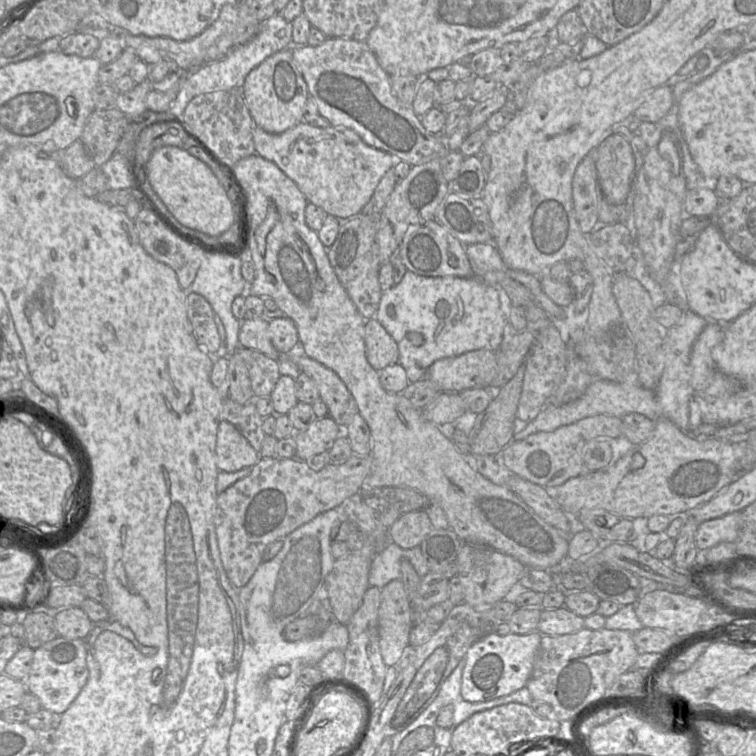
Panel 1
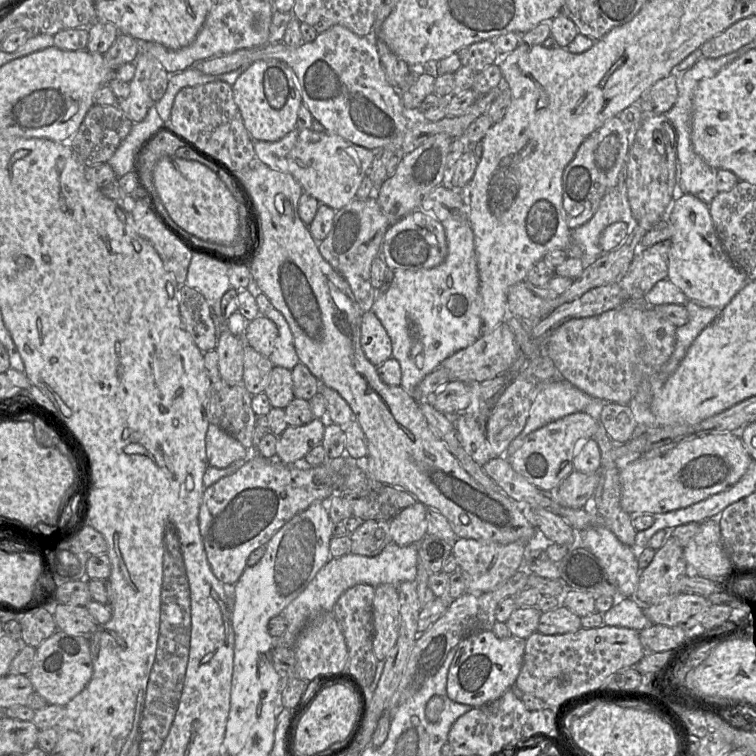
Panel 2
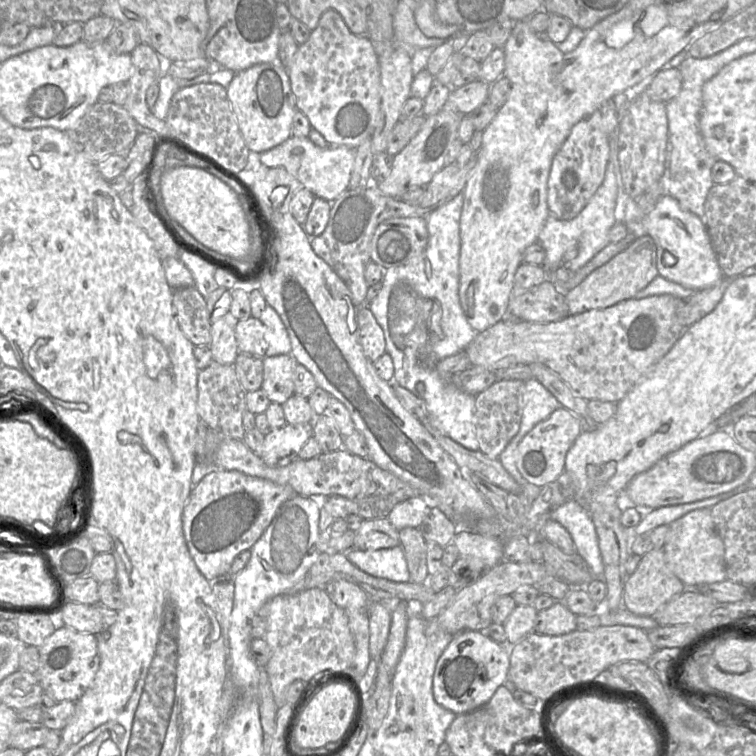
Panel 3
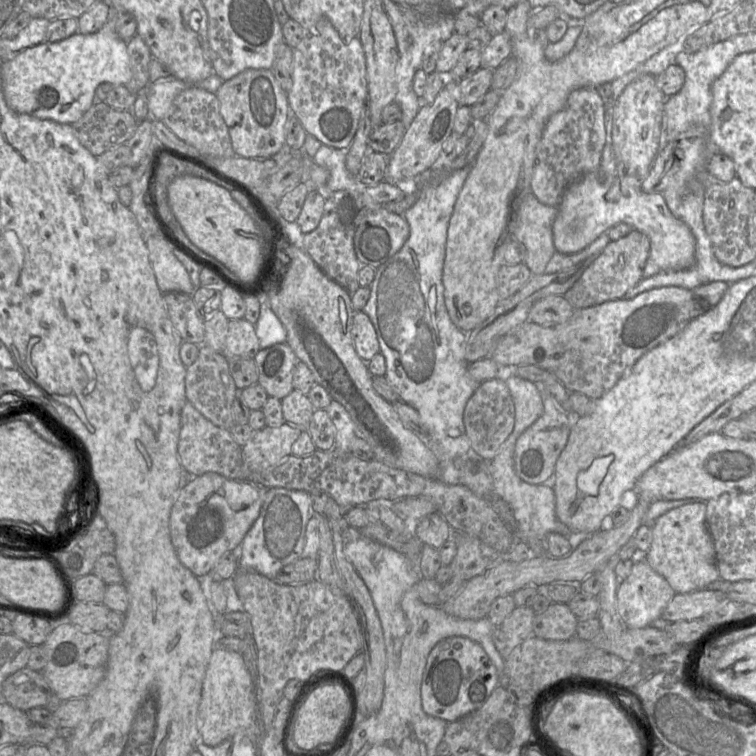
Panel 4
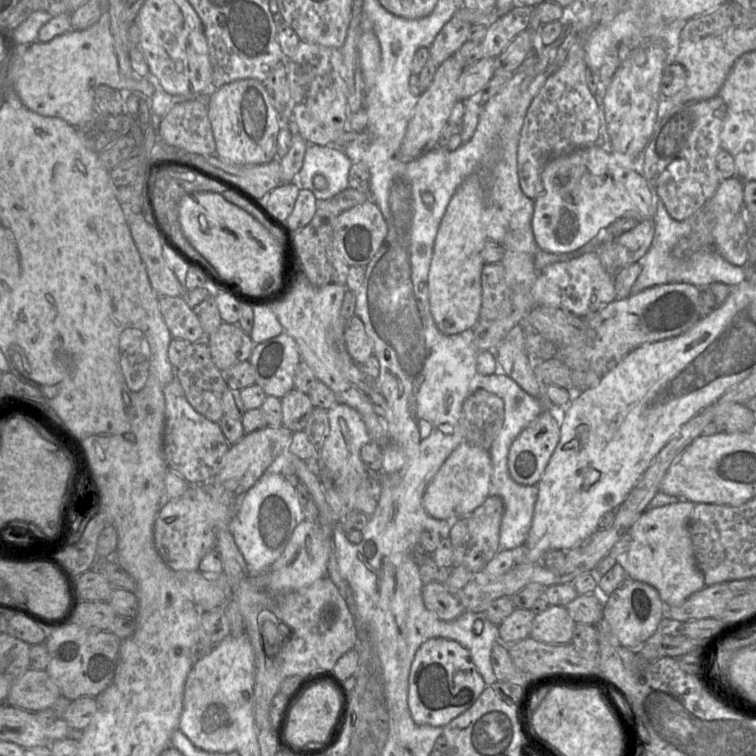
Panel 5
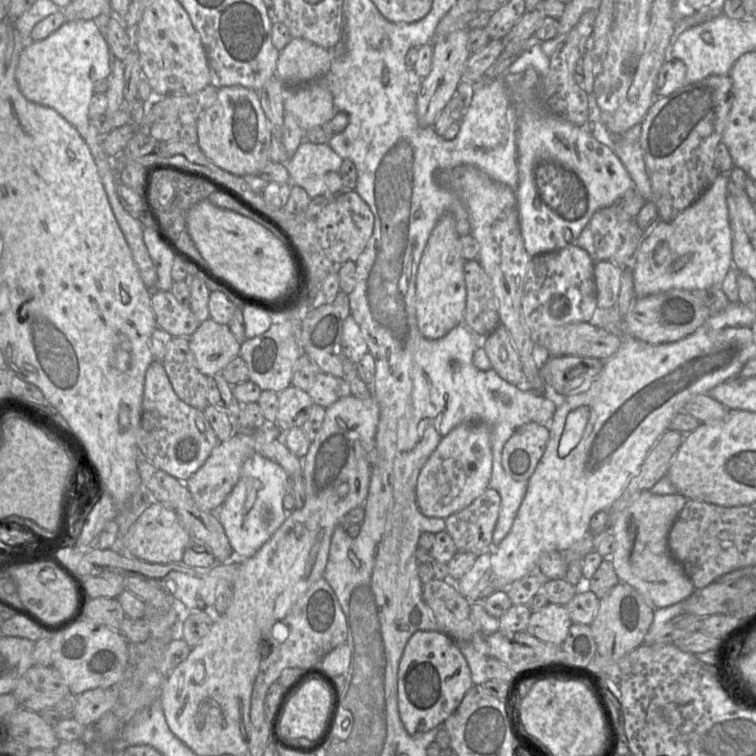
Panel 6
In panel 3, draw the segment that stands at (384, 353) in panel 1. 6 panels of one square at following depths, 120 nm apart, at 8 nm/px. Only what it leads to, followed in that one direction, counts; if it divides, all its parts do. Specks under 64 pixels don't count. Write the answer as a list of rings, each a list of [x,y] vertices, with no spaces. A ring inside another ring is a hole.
[[[360,306],[358,310],[358,340],[372,363],[386,353],[384,332],[368,306]]]

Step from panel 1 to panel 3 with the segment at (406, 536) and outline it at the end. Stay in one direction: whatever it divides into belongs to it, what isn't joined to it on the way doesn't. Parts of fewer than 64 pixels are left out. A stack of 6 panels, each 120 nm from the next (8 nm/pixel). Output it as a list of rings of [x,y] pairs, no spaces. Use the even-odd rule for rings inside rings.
[[[416,496],[396,504],[387,519],[397,531],[406,527],[419,528],[431,508],[428,500]]]

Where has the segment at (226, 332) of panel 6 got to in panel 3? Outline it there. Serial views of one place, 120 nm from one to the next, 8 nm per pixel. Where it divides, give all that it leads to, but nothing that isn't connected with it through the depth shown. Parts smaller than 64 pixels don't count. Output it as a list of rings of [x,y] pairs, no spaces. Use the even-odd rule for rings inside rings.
[[[249,317],[238,320],[234,326],[235,338],[240,353],[266,357],[265,326],[260,319]]]

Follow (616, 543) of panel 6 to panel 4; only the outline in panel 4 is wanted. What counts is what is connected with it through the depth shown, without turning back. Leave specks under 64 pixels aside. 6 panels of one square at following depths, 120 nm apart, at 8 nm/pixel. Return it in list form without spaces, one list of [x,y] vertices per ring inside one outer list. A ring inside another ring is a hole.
[[[691,503],[674,508],[651,525],[652,542],[646,562],[663,576],[677,594],[705,589],[720,579],[713,539],[706,525],[706,504]]]

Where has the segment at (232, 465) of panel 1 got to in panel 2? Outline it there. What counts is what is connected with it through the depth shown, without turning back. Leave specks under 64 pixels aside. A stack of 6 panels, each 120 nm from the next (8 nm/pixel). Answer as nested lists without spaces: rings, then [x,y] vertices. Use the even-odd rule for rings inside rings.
[[[210,424],[206,433],[206,454],[210,466],[225,468],[234,462],[247,460],[251,455],[251,451],[217,425]]]

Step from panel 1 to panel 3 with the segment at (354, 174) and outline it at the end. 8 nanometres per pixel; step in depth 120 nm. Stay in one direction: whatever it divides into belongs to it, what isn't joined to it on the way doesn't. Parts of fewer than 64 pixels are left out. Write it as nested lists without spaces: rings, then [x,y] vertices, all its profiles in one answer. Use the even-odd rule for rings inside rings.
[[[291,135],[283,143],[257,155],[255,163],[268,168],[286,169],[301,183],[302,187],[311,191],[315,197],[333,202],[349,188],[355,154],[355,148],[332,145],[321,148],[308,137]]]

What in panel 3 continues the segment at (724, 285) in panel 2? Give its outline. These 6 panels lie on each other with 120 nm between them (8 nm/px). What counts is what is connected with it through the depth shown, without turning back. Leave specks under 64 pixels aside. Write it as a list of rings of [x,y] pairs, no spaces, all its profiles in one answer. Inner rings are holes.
[[[663,195],[656,203],[654,209],[641,220],[624,221],[624,224],[632,234],[647,234],[654,240],[658,274],[665,279],[680,284],[685,288],[698,291],[713,287],[725,278],[719,266],[705,223],[697,215],[684,209],[670,195]]]

